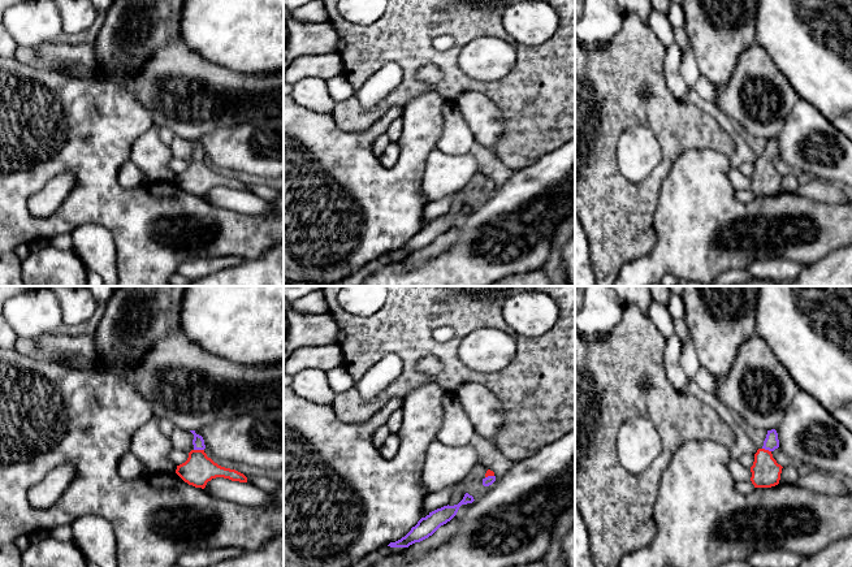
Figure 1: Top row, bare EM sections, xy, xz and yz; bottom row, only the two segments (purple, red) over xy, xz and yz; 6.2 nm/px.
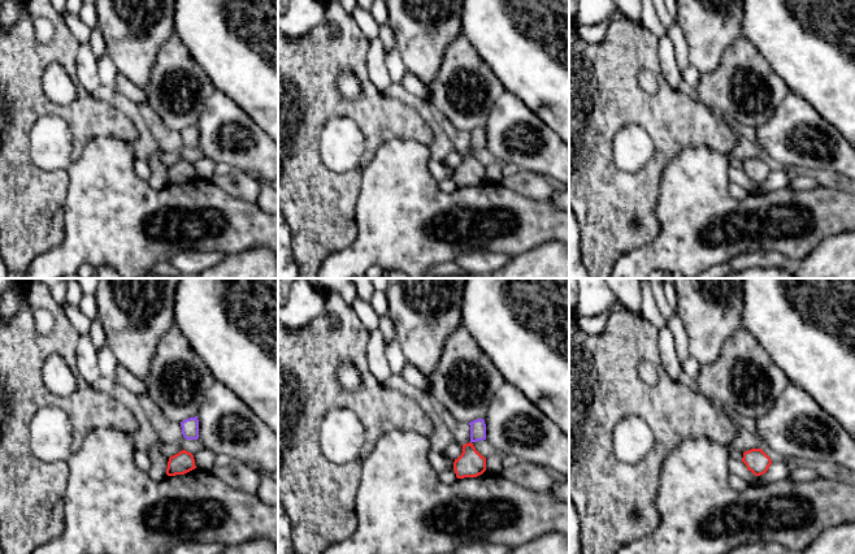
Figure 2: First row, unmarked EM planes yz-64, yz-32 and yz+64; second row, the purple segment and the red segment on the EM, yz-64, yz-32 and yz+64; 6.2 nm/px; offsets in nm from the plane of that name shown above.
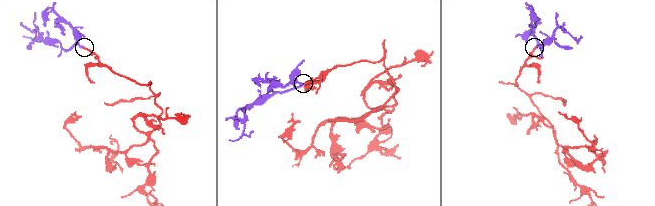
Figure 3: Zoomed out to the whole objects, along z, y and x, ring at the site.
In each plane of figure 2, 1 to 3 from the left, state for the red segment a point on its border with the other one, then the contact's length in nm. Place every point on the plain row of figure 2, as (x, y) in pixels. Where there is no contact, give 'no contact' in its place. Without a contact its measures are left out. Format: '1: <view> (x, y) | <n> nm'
1: no contact
2: no contact
3: no contact

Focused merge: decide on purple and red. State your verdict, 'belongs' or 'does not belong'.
belongs

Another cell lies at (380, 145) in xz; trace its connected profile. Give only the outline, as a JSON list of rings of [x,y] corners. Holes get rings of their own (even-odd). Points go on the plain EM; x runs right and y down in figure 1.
[[[384,133],[382,135],[380,135],[372,144],[372,150],[376,155],[376,157],[379,159],[384,151],[386,150],[386,147],[389,146],[390,139],[388,137],[386,133]]]

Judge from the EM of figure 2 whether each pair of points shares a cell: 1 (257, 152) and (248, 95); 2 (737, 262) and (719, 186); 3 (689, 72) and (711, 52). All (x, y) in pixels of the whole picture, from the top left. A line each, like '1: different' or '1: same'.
1: different
2: different
3: different

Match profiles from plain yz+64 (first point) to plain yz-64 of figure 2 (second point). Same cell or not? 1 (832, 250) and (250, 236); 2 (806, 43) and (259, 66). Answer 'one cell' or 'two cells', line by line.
1: two cells
2: one cell

